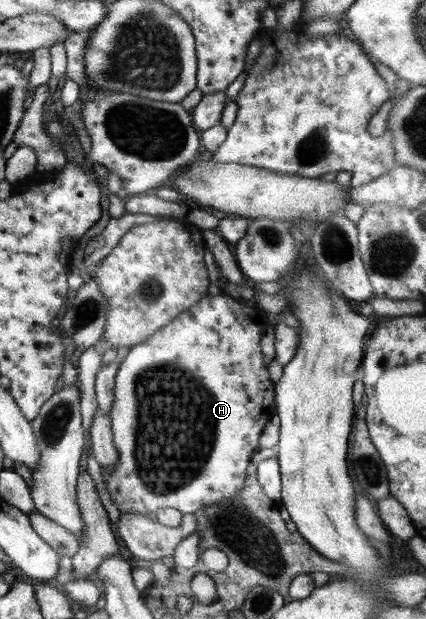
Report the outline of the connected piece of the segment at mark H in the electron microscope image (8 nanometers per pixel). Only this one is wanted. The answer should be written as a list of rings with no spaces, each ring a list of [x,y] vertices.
[[[224,292],[217,295],[206,293],[190,309],[183,311],[166,326],[155,331],[148,339],[145,339],[145,342],[138,343],[130,349],[130,353],[124,357],[124,361],[117,369],[114,401],[108,412],[113,444],[119,458],[115,466],[111,467],[111,472],[102,473],[105,477],[106,489],[118,509],[153,516],[158,509],[172,507],[183,514],[193,514],[203,507],[220,503],[223,499],[234,498],[244,488],[247,467],[250,465],[252,456],[260,449],[258,438],[276,410],[275,383],[268,374],[261,347],[263,329],[271,325],[267,313],[258,305],[242,302],[238,297],[232,299]]]

